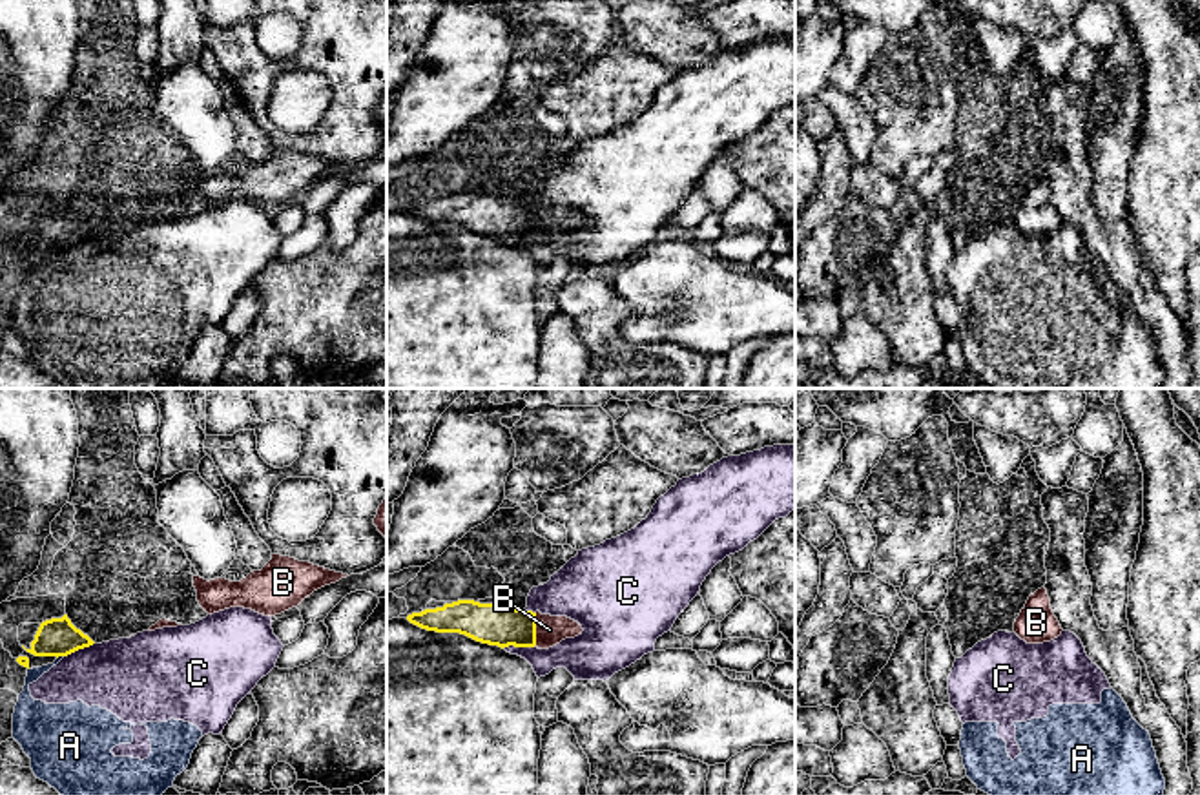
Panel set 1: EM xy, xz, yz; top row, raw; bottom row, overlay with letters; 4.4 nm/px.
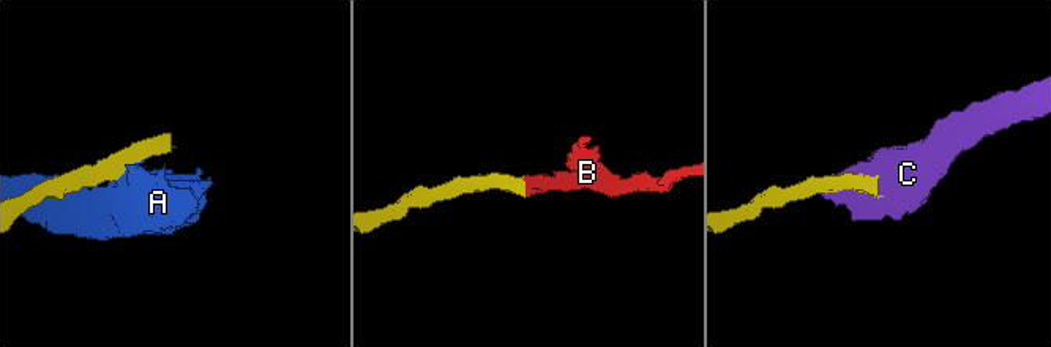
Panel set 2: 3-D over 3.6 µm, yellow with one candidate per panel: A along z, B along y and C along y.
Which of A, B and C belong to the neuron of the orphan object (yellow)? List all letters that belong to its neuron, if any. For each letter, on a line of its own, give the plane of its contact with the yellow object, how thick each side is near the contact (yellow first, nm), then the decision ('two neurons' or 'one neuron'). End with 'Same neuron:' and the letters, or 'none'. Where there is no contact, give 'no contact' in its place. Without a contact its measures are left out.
A: xy | 170/80 nm | two neurons
B: xz | 180/130 nm | one neuron
C: xz | 180/140 nm | two neurons
Same neuron: B

